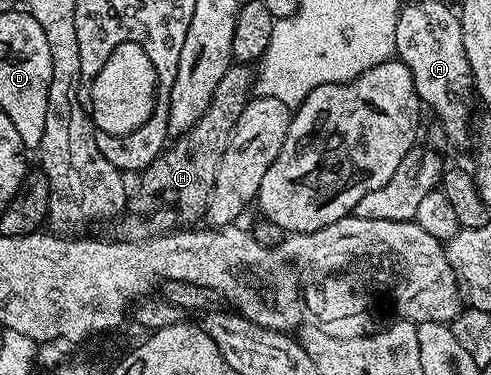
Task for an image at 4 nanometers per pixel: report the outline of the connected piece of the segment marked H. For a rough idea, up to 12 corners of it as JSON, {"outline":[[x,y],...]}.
{"outline":[[230,64],[203,118],[140,173],[130,209],[202,219],[255,72]]}

